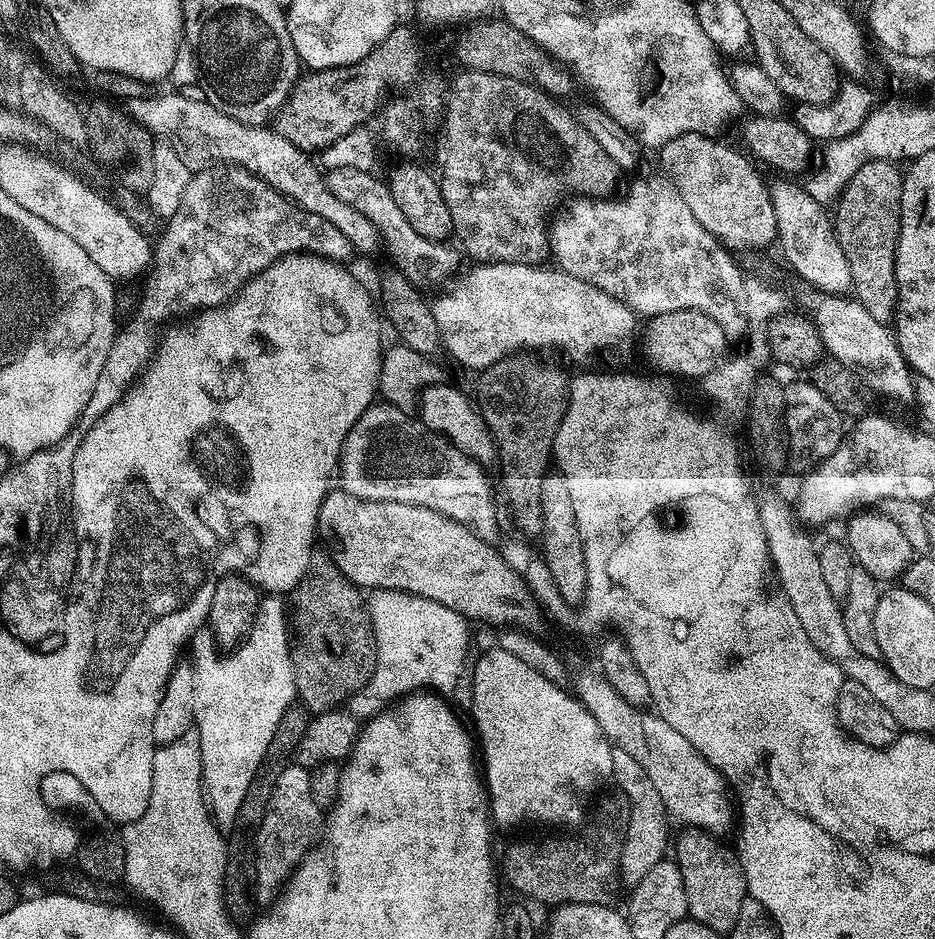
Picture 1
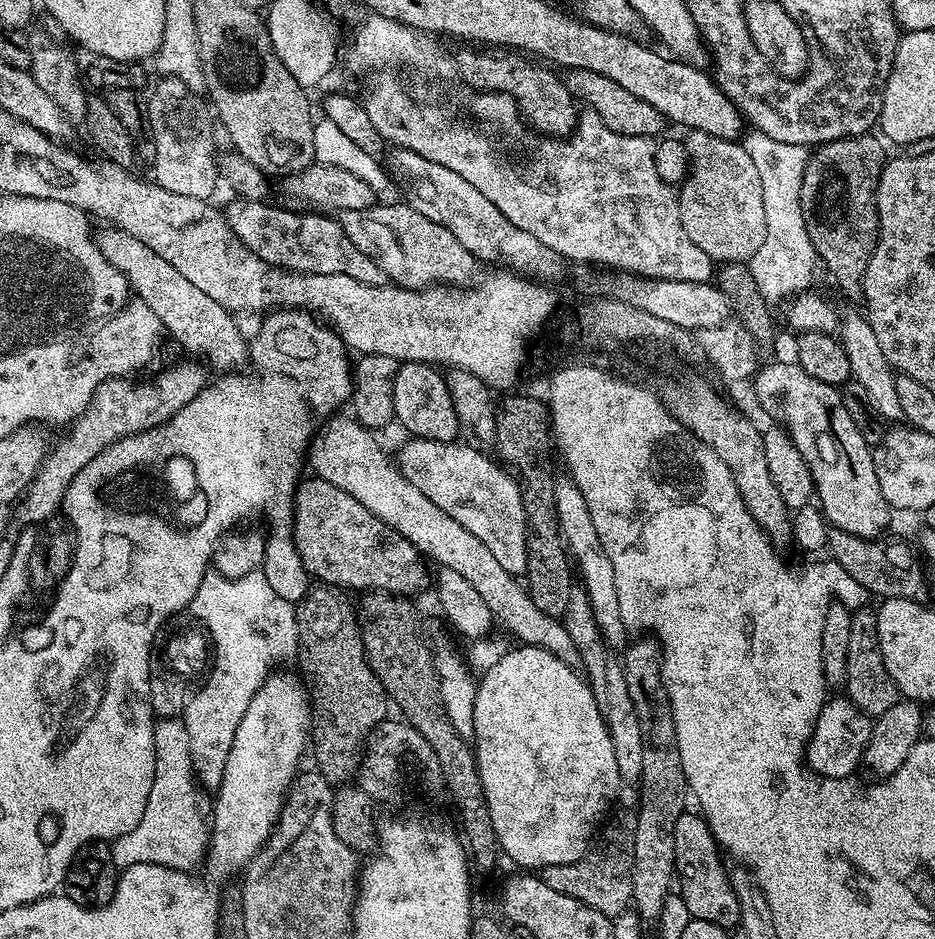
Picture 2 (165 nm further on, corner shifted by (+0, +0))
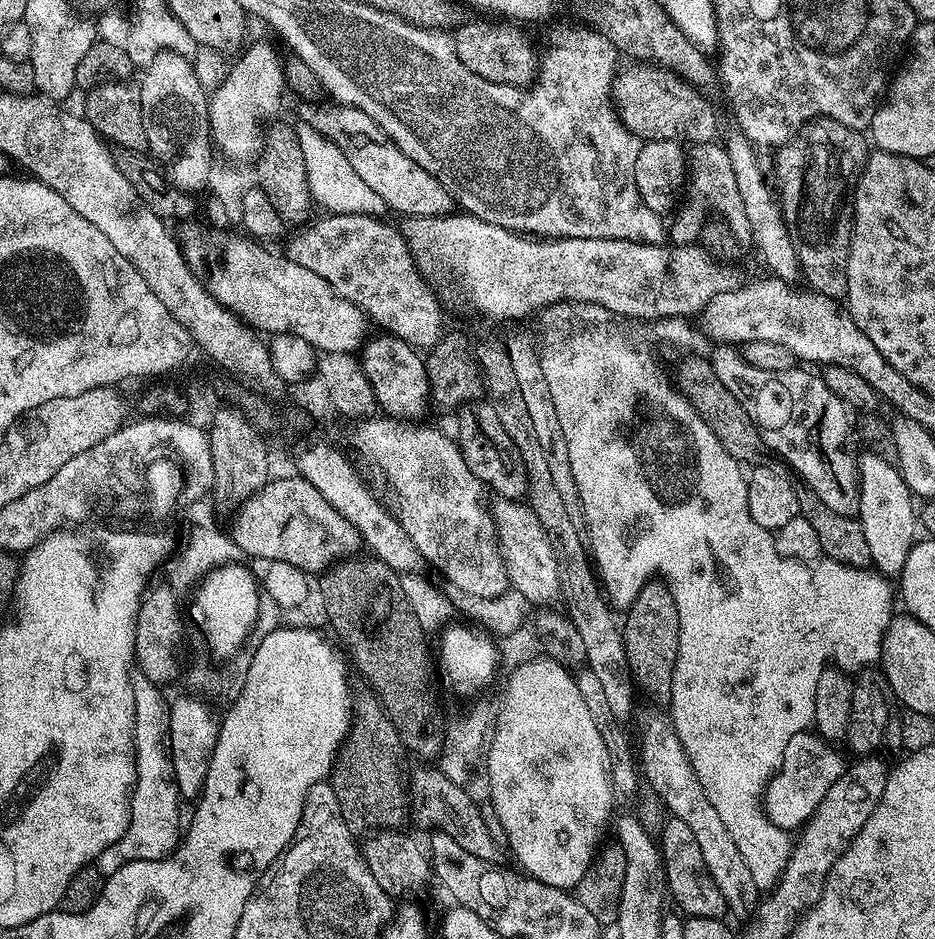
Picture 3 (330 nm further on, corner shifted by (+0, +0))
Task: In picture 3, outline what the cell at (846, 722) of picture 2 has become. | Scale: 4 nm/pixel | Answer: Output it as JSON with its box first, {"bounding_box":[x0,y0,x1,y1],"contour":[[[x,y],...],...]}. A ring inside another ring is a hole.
{"bounding_box":[762,730,846,830],"contour":[[[808,730],[794,734],[786,742],[780,769],[768,781],[762,795],[762,807],[771,824],[785,830],[799,830],[812,817],[818,802],[826,798],[826,790],[834,786],[846,767],[846,760],[828,748],[831,747],[826,740]]]}

